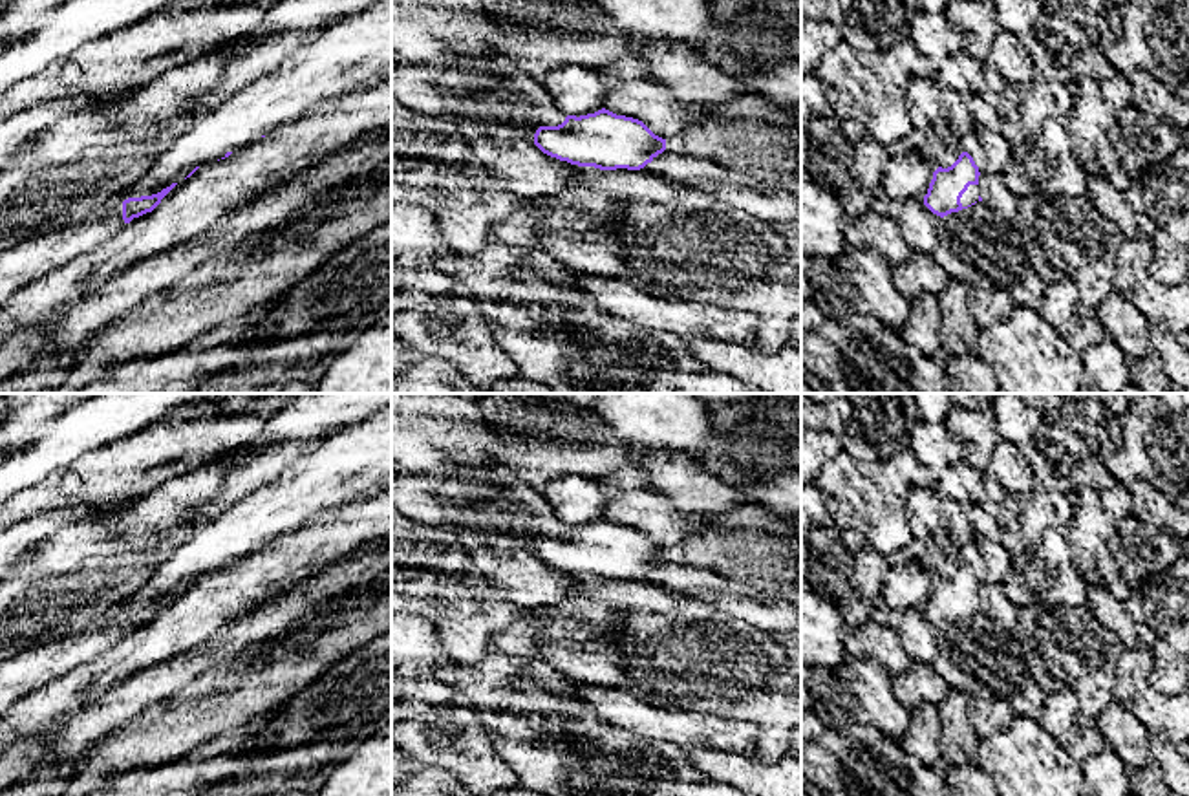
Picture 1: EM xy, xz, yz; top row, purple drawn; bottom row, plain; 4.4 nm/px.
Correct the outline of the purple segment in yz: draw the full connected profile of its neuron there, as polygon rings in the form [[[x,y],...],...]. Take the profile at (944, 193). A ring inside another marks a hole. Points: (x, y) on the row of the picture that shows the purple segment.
[[[968,152],[948,167],[933,172],[924,205],[937,216],[944,218],[982,201],[979,190],[979,167]]]

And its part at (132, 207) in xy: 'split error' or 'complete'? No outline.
split error

